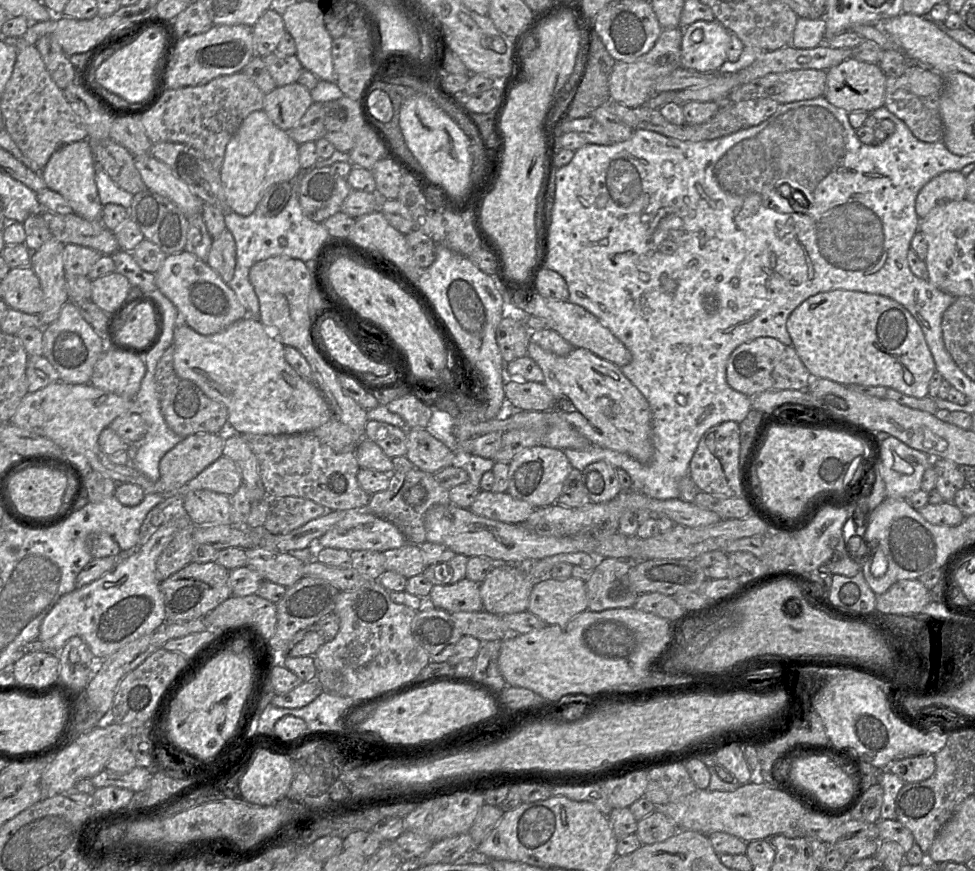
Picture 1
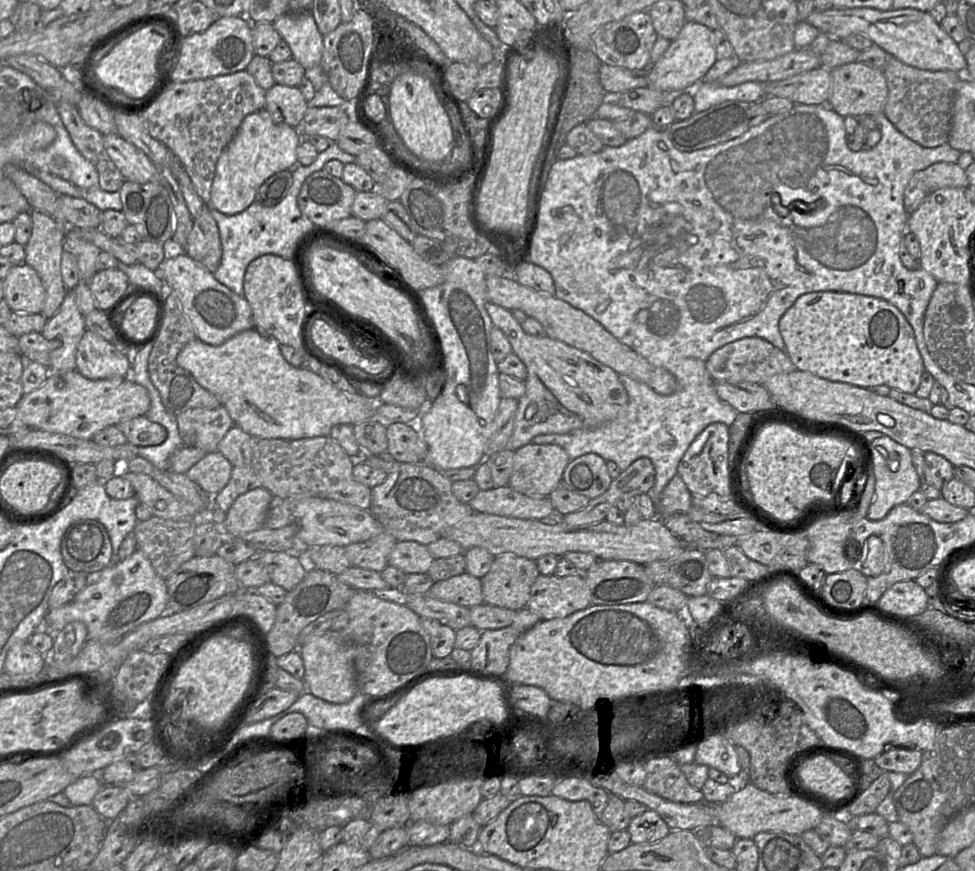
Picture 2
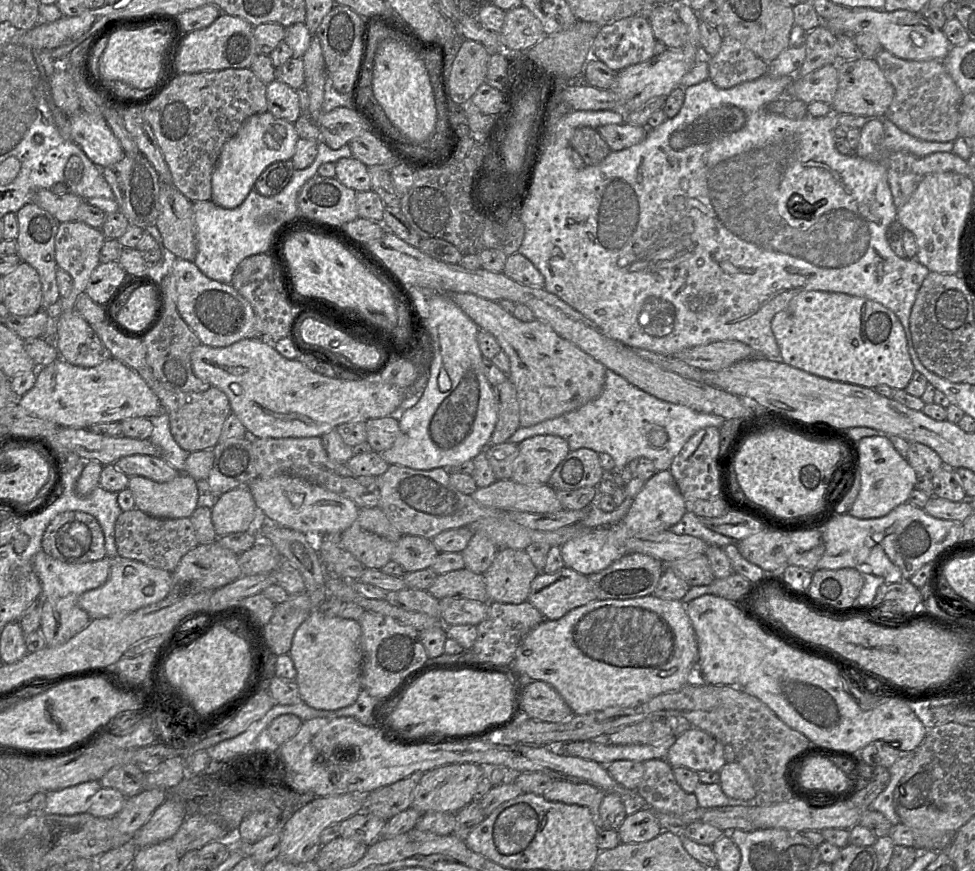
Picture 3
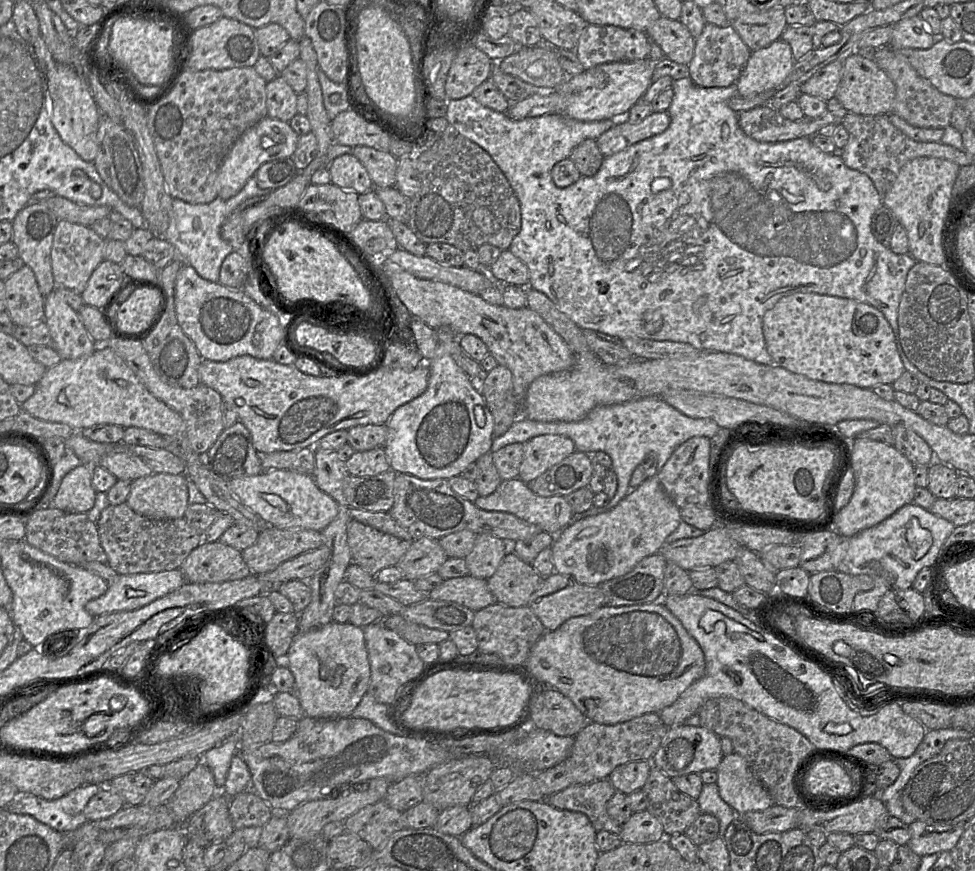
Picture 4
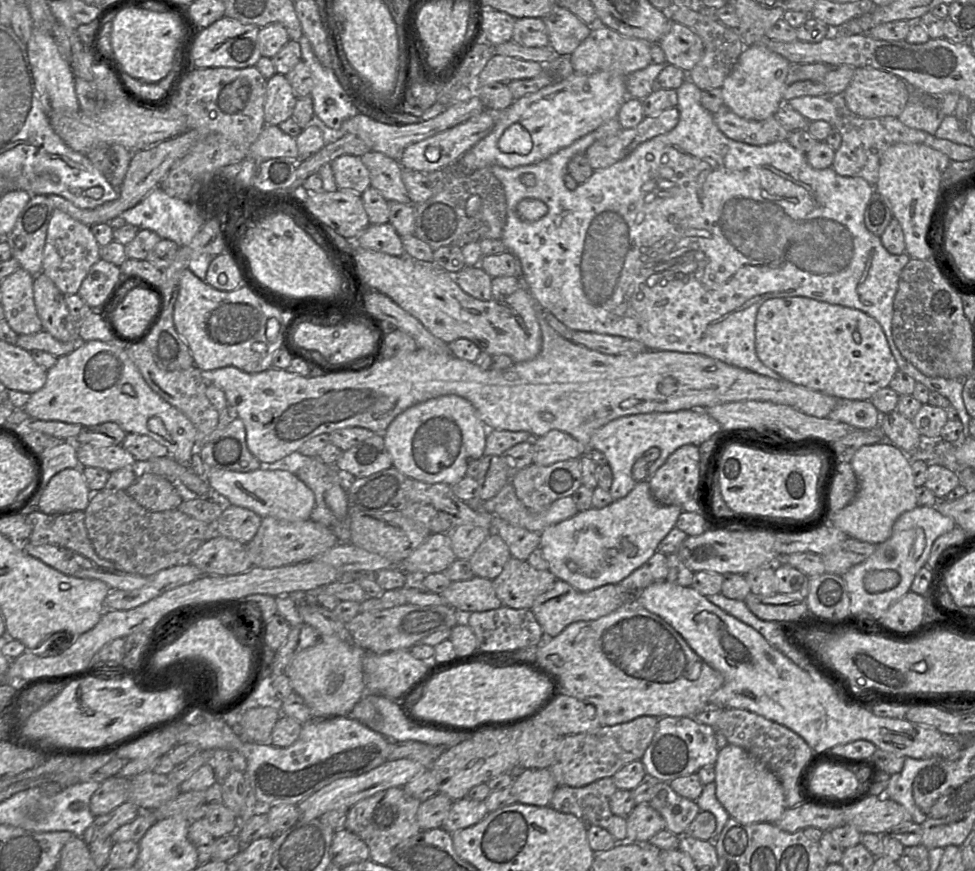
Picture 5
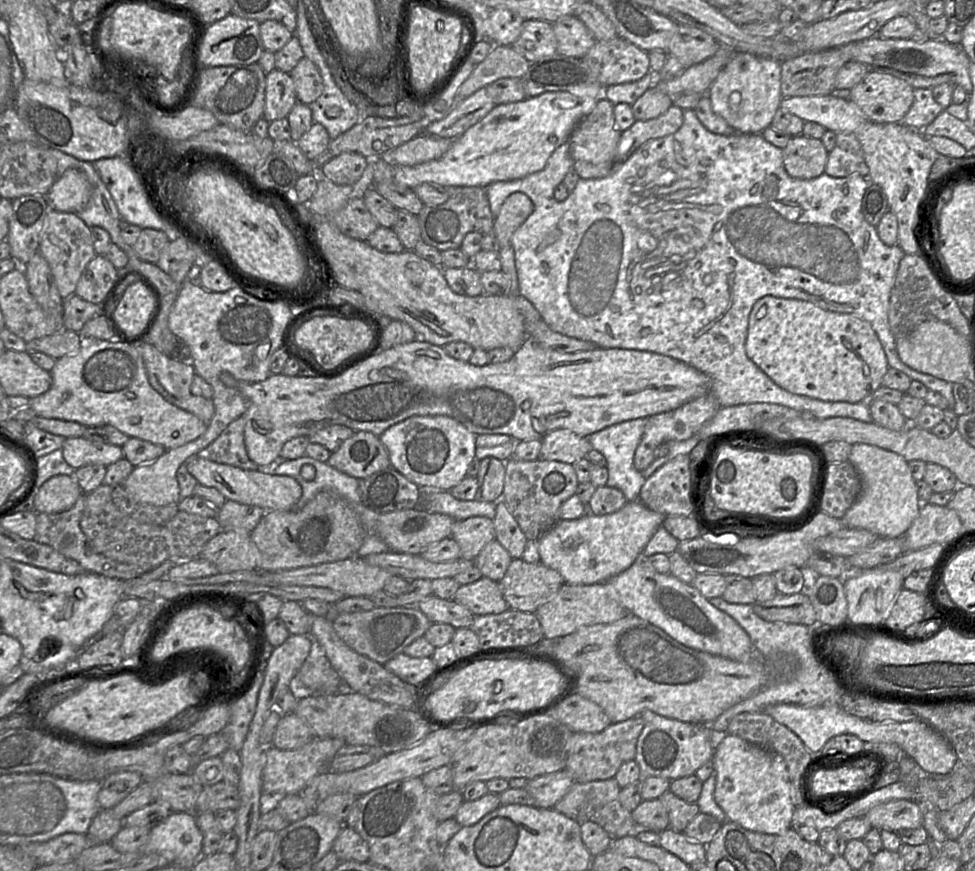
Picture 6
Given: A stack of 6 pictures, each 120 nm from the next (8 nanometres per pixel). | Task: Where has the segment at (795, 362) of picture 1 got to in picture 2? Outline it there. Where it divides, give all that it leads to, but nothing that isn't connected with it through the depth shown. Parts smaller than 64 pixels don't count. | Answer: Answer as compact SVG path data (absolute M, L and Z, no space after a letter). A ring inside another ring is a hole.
M760 337L742 338L718 348L706 361L706 369L715 382L758 384L763 384L776 374L797 370L786 352Z

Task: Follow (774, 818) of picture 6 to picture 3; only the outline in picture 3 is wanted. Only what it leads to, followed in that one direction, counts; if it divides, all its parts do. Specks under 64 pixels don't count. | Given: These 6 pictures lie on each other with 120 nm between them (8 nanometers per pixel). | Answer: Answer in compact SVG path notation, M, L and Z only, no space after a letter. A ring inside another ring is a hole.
M737 762L726 763L719 771L723 793L737 802L755 801L756 789L744 768Z

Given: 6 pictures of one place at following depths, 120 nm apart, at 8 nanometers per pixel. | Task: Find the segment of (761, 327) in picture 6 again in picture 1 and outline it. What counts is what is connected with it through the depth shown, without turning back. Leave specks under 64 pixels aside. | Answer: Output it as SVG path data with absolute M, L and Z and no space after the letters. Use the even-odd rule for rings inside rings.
M848 290L821 292L803 301L790 314L789 318L787 319L786 327L792 338L794 349L813 377L830 379L842 385L884 386L915 398L924 398L928 396L929 382L933 374L936 372L935 361L932 353L927 345L924 333L917 320L904 306L889 297Z

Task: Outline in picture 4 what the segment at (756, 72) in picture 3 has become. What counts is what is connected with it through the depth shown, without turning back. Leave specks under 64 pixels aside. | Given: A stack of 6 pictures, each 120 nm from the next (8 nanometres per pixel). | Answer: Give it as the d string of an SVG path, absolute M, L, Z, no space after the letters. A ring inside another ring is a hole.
M706 23L702 34L696 39L695 55L689 64L691 79L701 87L728 87L735 84L743 72L752 50L744 43L739 33L731 26Z

